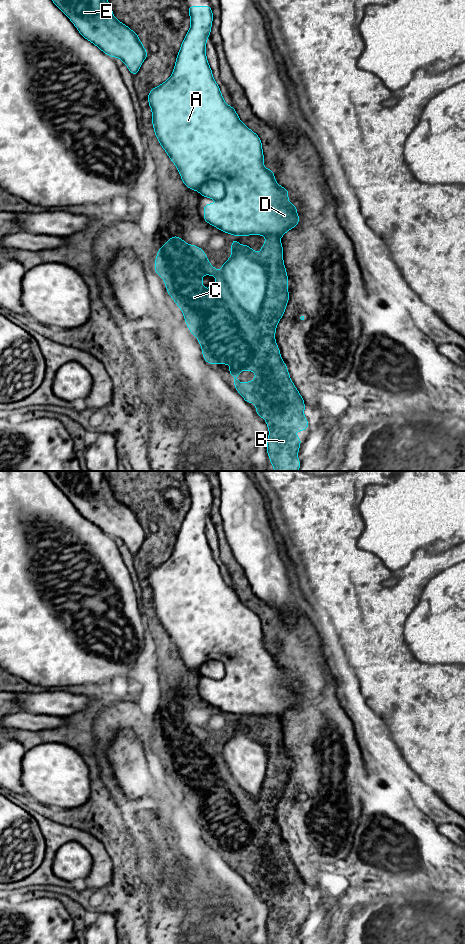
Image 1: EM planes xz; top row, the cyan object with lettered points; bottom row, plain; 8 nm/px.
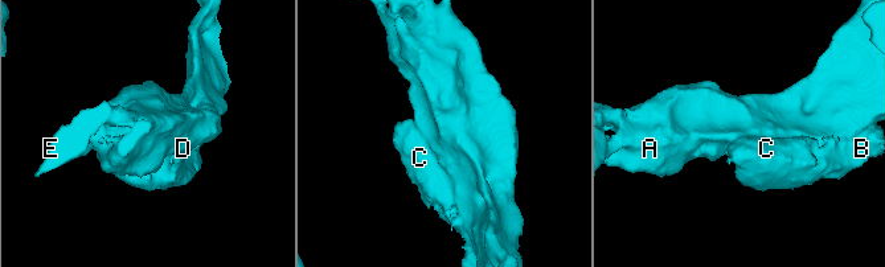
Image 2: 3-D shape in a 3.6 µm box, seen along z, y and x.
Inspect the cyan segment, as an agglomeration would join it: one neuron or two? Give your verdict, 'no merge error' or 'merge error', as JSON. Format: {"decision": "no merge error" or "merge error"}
{"decision": "merge error"}

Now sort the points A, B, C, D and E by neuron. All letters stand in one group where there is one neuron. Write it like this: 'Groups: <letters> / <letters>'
Groups: A D E / B C

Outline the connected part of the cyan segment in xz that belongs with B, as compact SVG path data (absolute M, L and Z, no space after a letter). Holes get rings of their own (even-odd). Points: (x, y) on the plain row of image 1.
M178 716L171 717L165 725L161 726L156 736L154 749L159 757L165 760L167 772L183 792L186 805L190 809L191 814L198 817L198 822L202 827L203 838L205 841L208 844L230 844L230 856L239 856L241 850L256 852L256 857L251 862L244 862L241 865L240 861L235 858L232 863L235 865L237 872L241 874L247 883L254 882L256 884L256 893L261 898L266 899L266 904L269 908L267 933L270 942L272 944L301 944L297 935L302 918L299 919L294 912L304 911L309 906L308 900L303 895L305 883L289 857L287 846L283 842L280 830L275 822L276 806L283 796L289 780L289 772L286 769L289 761L283 743L283 727L280 718L266 717L265 724L260 728L261 735L263 736L263 743L269 756L265 779L258 797L250 795L243 788L235 785L233 776L226 762L220 756L220 752L216 750L214 746L210 745L204 731L200 727L185 723ZM204 754L216 756L218 758L207 770L202 765L202 756ZM265 848L268 848L271 851L273 857L272 862L267 862L263 859L262 851ZM274 865L279 866L280 869L285 872L285 881L282 881L277 877L273 869Z

